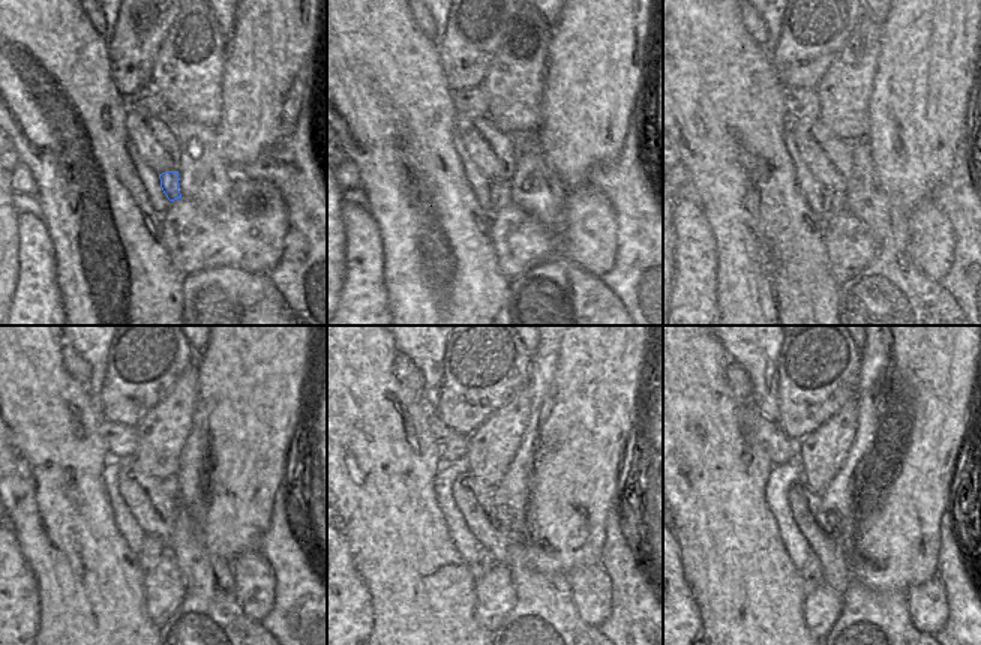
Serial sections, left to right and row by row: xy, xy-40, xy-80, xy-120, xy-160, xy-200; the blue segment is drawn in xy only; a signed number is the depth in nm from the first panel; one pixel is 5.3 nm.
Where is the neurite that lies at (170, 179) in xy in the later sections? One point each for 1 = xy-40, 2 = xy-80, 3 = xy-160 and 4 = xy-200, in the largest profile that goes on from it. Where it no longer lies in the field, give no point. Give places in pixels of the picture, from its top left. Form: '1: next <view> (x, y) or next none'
1: next xy-40 (500, 189)
2: next xy-80 (833, 201)
3: next xy-160 (477, 569)
4: next xy-200 (812, 576)

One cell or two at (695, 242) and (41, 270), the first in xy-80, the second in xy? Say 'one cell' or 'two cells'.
one cell

